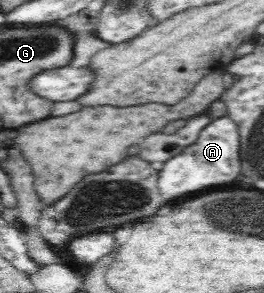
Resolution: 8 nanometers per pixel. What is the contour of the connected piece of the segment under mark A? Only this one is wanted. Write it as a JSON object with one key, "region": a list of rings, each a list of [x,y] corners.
{"region":[[[229,117],[214,119],[197,132],[197,138],[185,146],[181,152],[171,156],[169,160],[158,166],[156,187],[165,198],[179,198],[177,194],[189,194],[197,190],[205,190],[209,186],[229,184],[235,180],[240,164],[237,162],[239,148],[237,125]]]}

